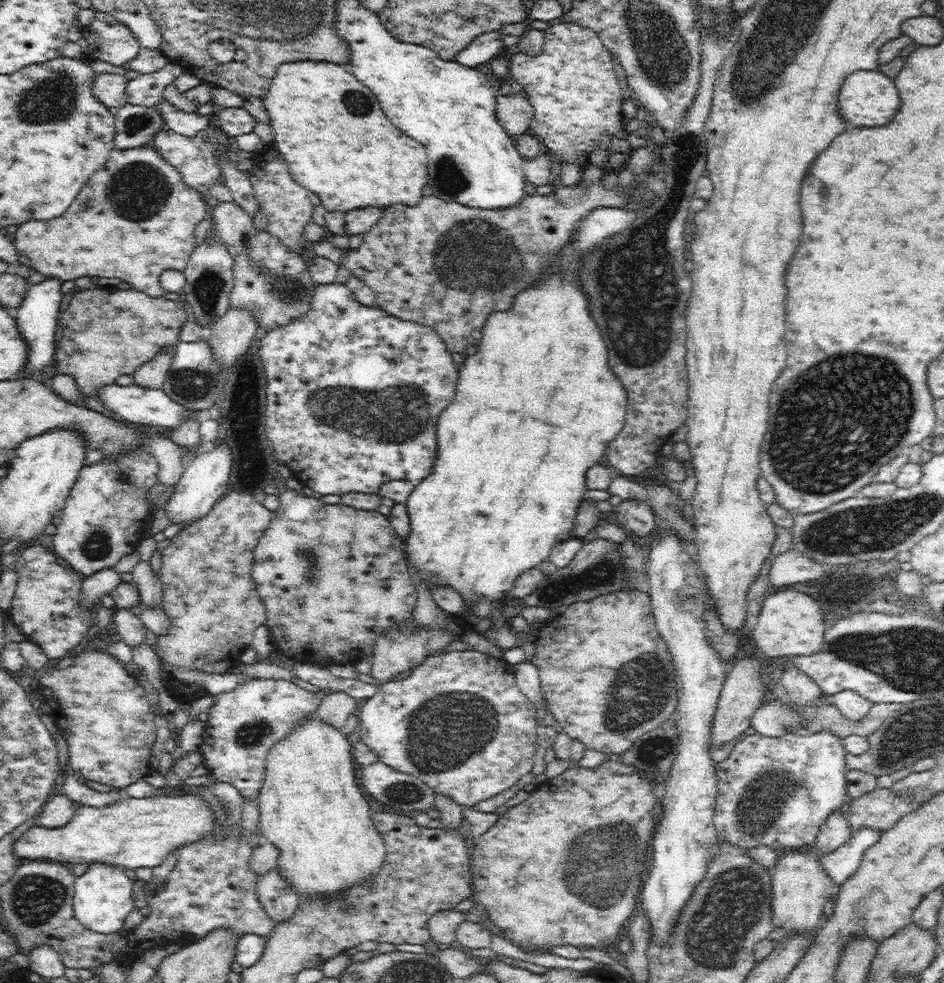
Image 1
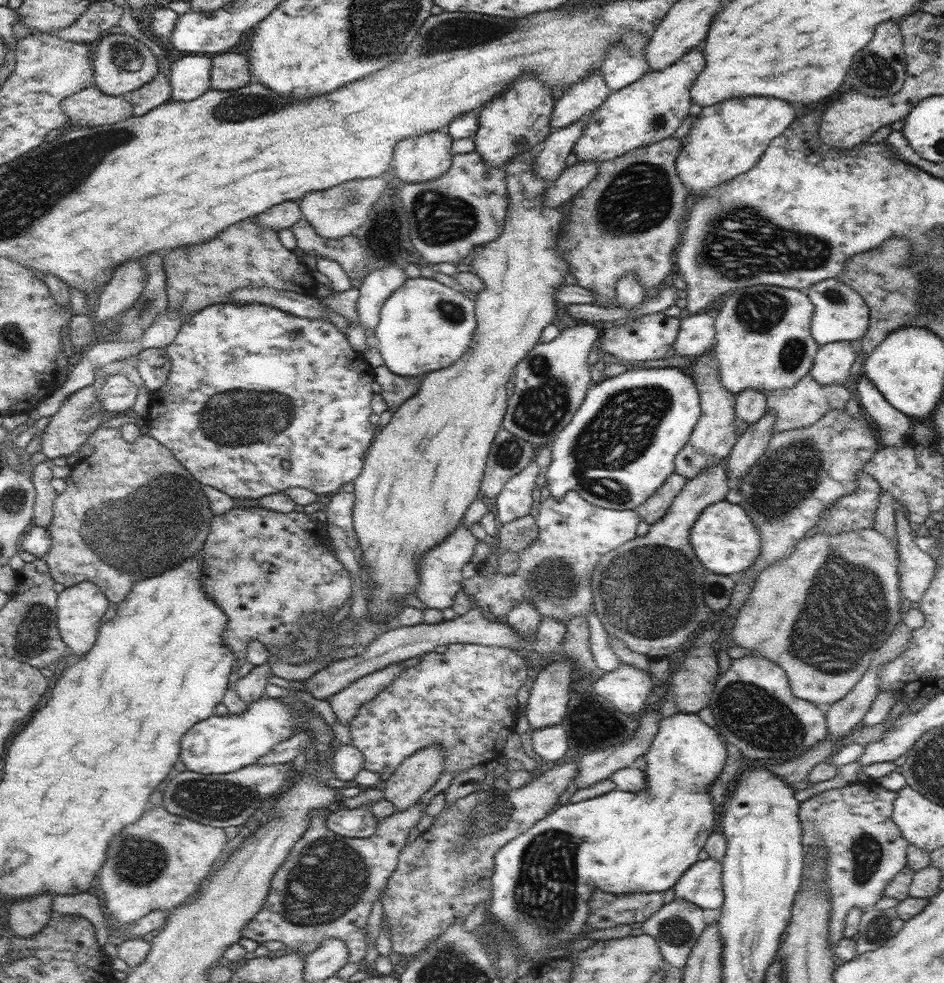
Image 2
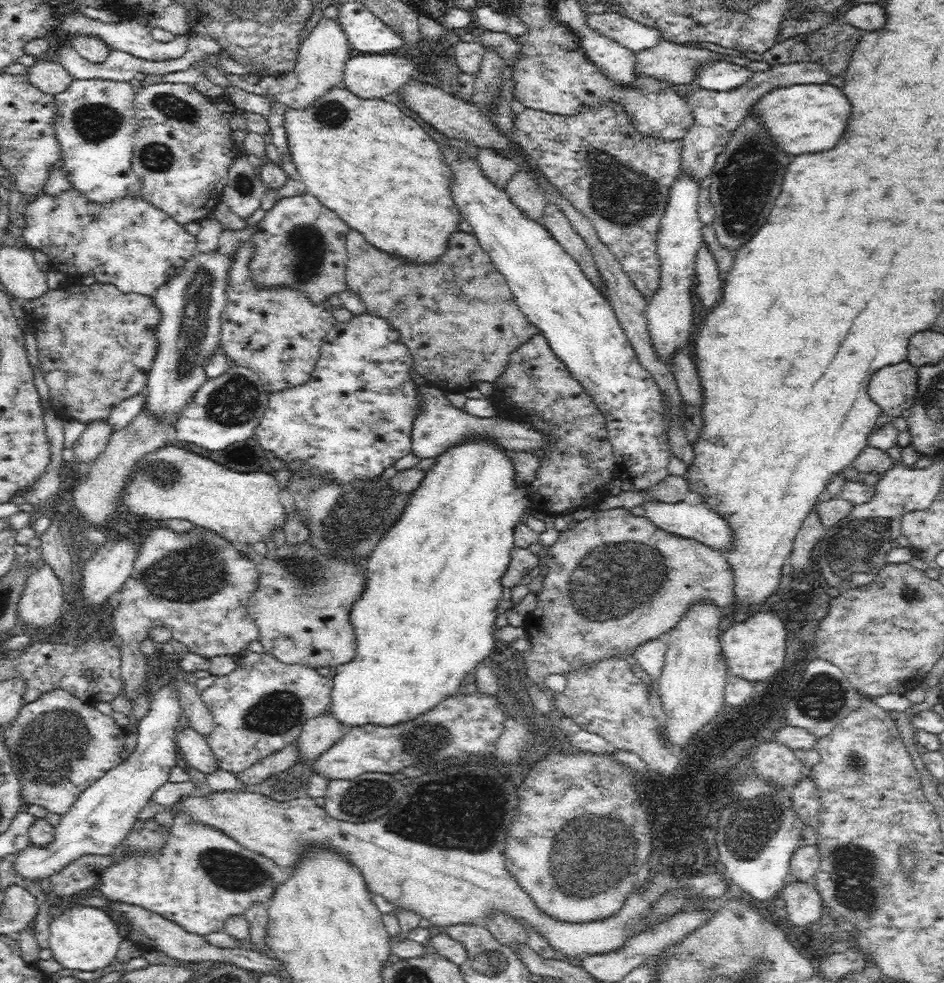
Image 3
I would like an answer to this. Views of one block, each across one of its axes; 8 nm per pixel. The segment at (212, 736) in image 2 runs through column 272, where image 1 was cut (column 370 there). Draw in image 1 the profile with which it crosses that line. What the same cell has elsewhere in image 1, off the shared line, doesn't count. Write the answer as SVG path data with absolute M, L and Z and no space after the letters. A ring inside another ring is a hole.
M466 650L465 652L446 652L437 656L429 657L424 663L418 664L411 670L407 678L382 683L378 687L378 692L368 698L366 703L357 711L358 719L356 734L360 741L366 743L368 748L374 752L378 760L386 765L420 780L423 780L435 793L444 794L454 799L458 804L465 807L475 806L477 802L492 798L497 794L503 793L511 786L514 786L524 774L532 770L532 758L536 754L538 746L537 728L540 726L537 720L536 707L533 702L518 688L515 681L512 665L506 663L504 659L496 659L478 650Z

